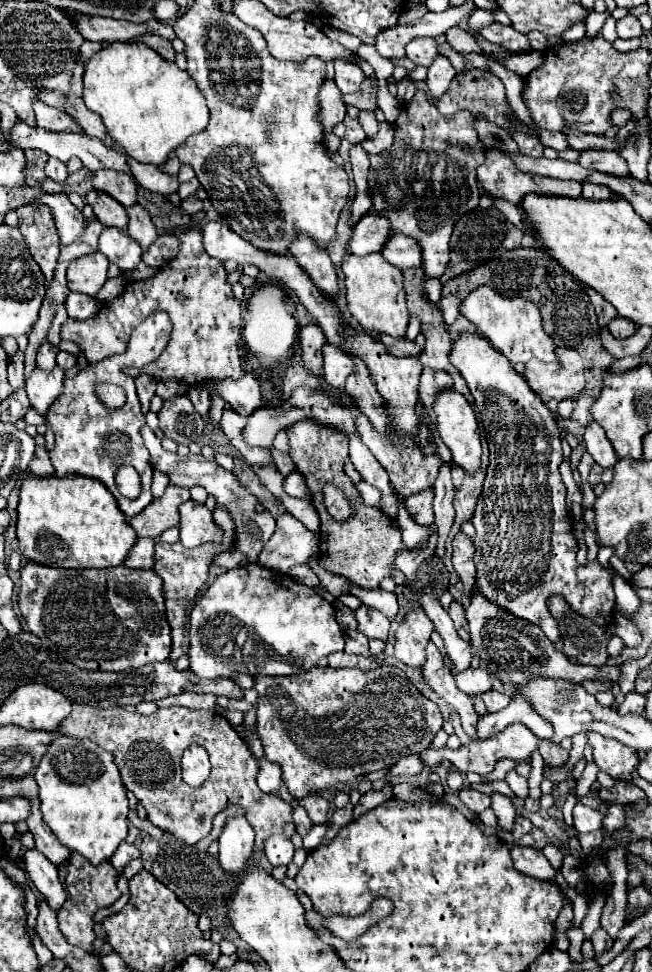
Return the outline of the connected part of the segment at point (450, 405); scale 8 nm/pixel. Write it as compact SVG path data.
M442 390L436 396L434 402L434 412L438 416L438 432L442 436L442 442L448 446L448 450L452 452L452 460L454 464L458 464L466 474L476 474L476 470L480 468L480 456L482 456L482 444L480 444L480 430L478 430L478 422L474 416L472 406L468 404L468 400L454 392L454 390Z

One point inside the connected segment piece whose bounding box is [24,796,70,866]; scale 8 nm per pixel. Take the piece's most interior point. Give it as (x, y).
(45, 842)

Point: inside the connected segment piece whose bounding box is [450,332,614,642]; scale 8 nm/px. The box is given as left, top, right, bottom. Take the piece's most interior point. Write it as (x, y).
(525, 551)

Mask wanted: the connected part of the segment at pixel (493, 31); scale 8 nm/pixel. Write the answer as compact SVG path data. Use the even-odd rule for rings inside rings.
M492 24L488 28L482 28L480 34L492 44L500 44L508 54L528 54L528 52L532 52L528 38L524 34L520 34L518 30L514 30L512 26Z

